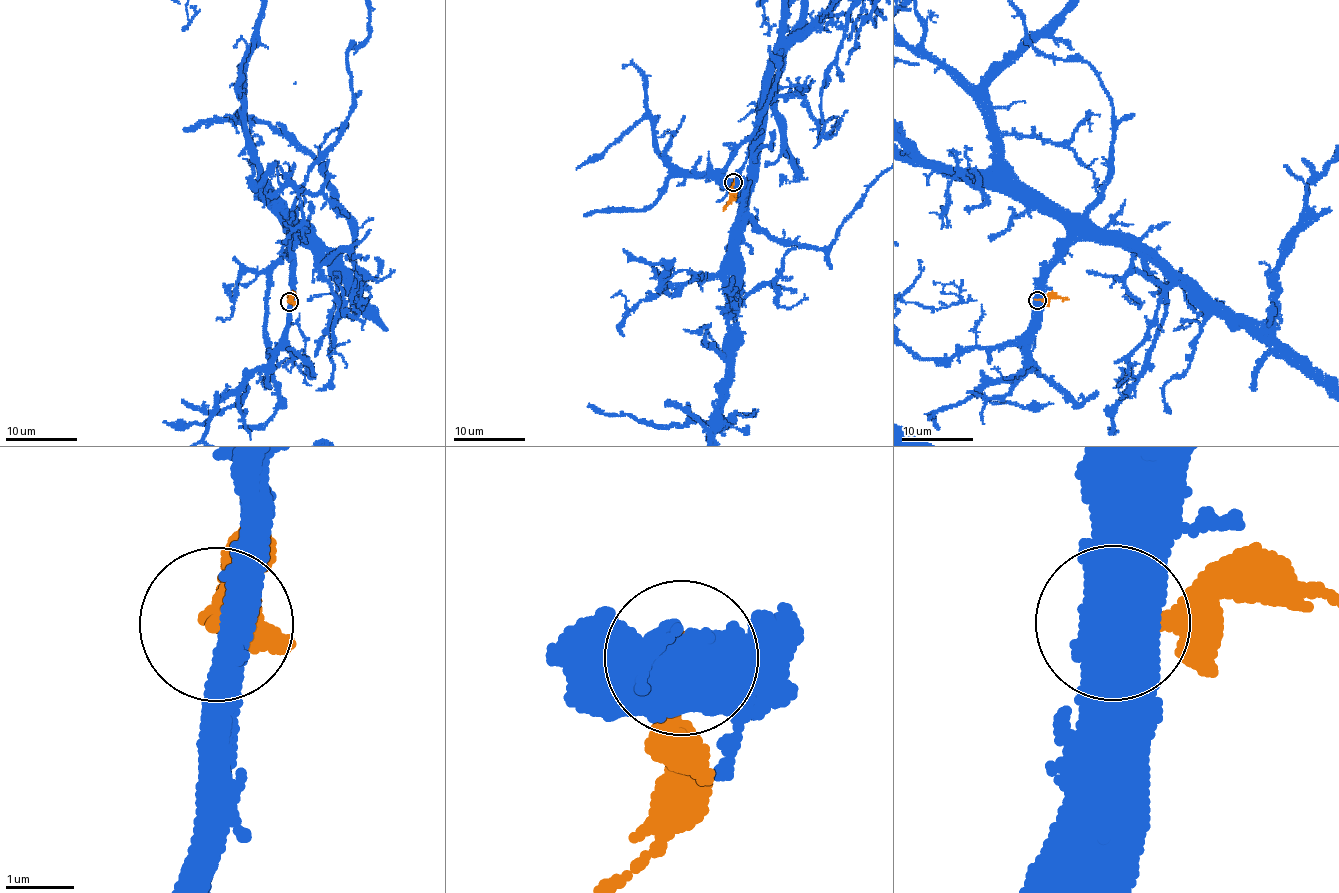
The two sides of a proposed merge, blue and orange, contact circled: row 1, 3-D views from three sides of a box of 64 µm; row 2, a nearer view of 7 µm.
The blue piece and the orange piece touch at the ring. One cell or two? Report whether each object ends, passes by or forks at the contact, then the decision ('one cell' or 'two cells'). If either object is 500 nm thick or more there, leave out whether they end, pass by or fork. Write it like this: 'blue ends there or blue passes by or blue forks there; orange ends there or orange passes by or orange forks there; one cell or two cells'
two cells

